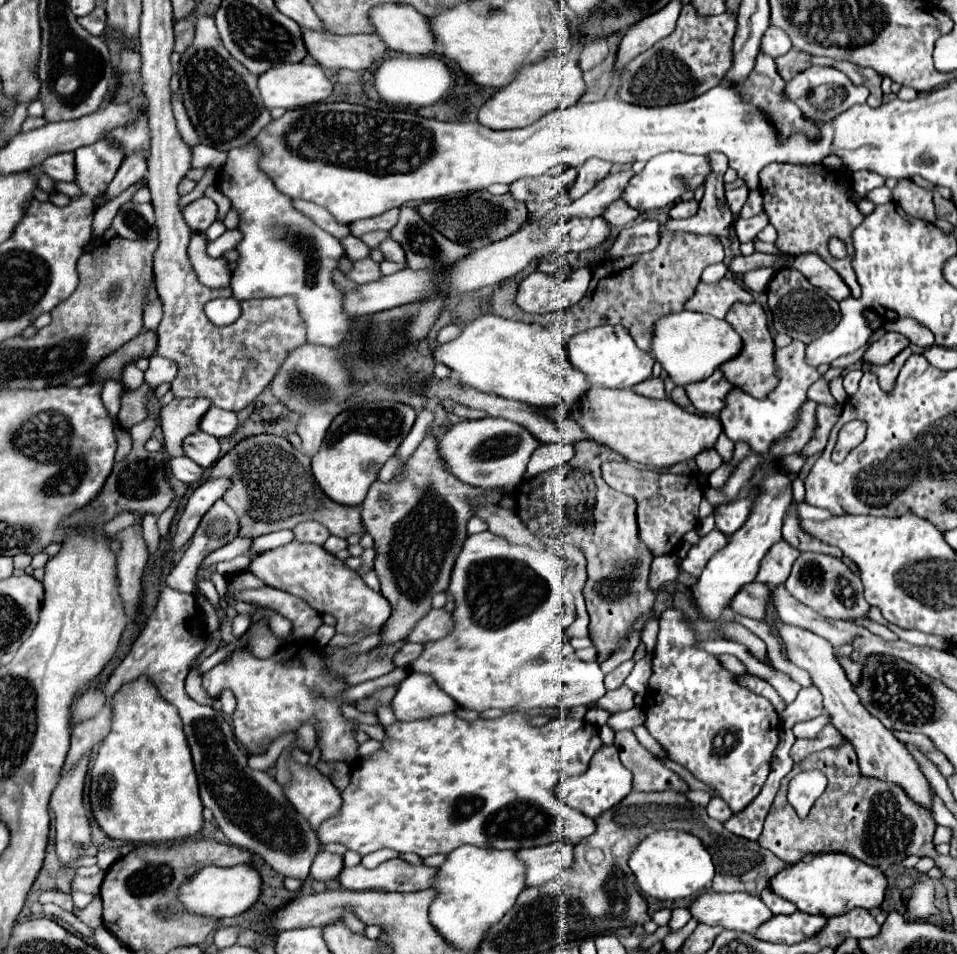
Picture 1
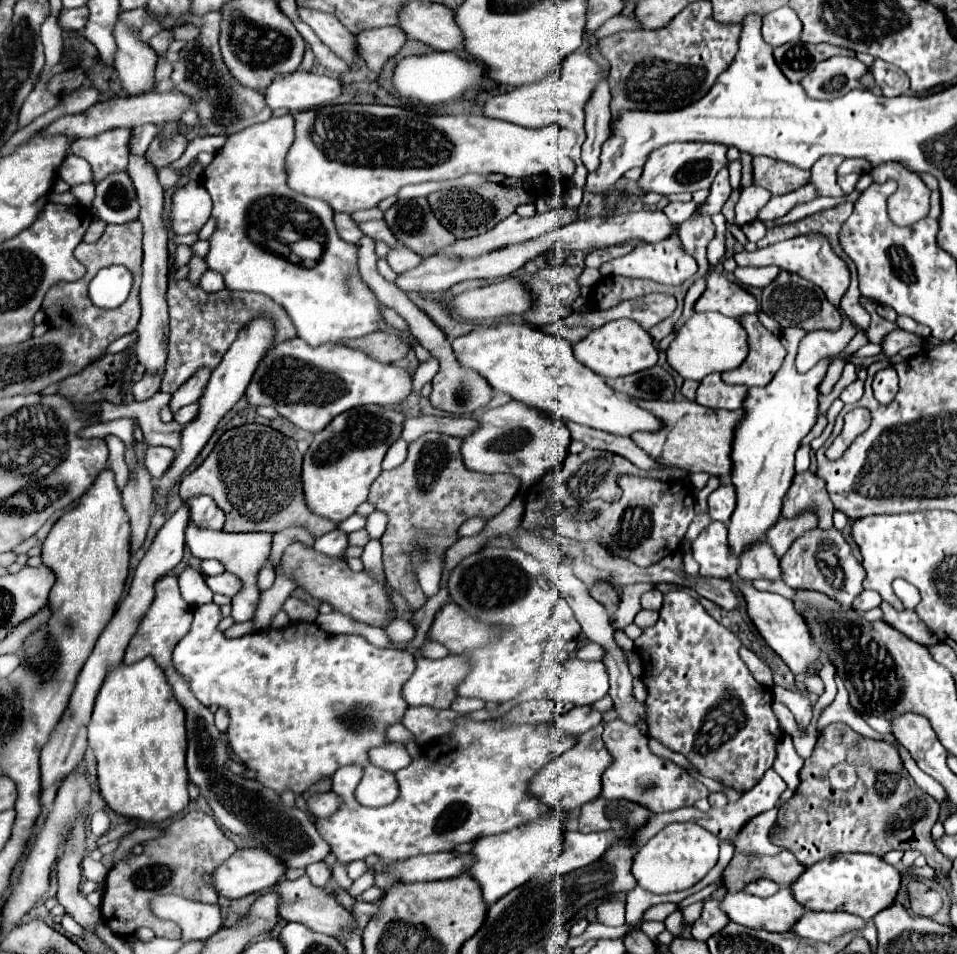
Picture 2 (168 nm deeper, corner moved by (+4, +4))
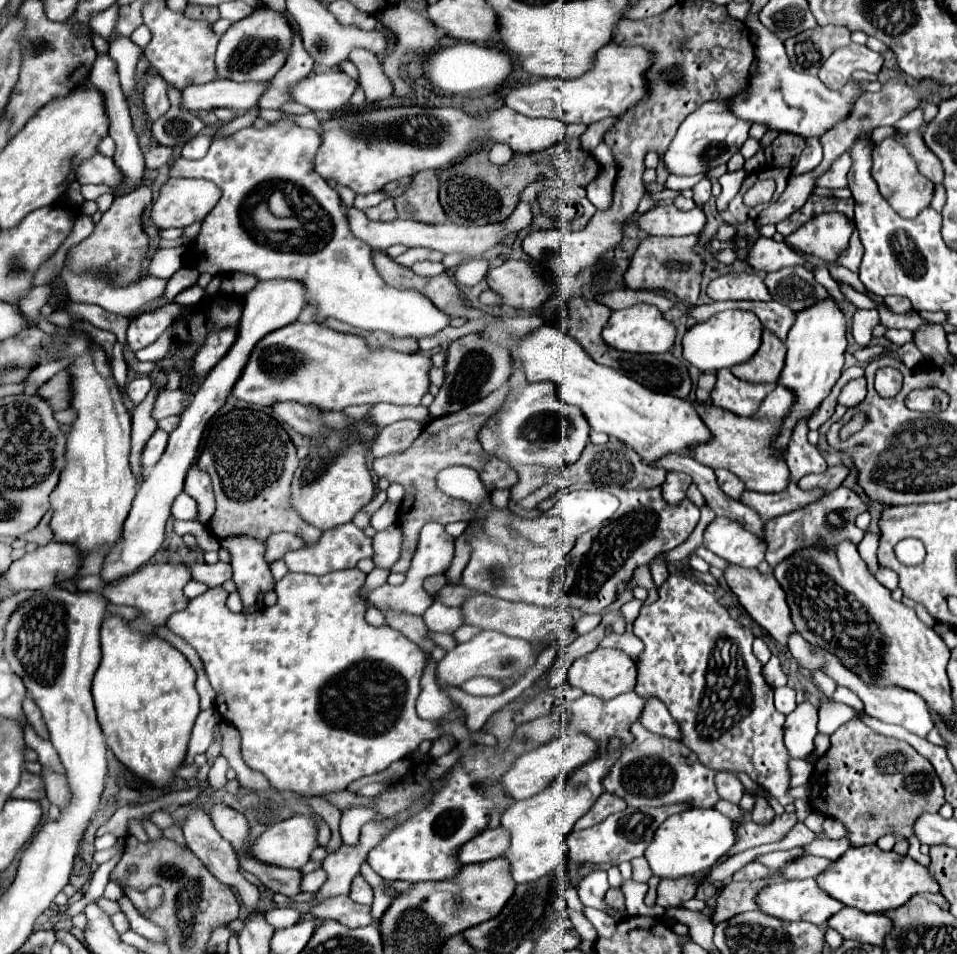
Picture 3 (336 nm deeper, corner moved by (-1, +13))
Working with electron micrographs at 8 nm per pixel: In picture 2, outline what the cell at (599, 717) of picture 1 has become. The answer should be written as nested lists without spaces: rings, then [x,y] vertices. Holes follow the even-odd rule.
[[[575,706],[573,710],[555,718],[555,726],[559,730],[567,732],[569,736],[583,734],[583,732],[595,728],[599,722],[601,722],[601,714],[597,710],[593,710],[591,706]]]

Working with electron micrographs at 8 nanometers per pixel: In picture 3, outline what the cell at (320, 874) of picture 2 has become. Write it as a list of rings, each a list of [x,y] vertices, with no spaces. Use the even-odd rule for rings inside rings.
[[[316,869],[316,871],[310,871],[308,875],[304,875],[302,879],[302,891],[318,891],[324,881],[328,879],[328,873],[322,871],[322,869]]]

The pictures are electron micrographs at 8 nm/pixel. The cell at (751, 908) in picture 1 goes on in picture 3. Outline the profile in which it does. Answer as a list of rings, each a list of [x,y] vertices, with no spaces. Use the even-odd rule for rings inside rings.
[[[802,879],[802,881],[780,881],[780,883],[770,883],[756,895],[756,905],[762,913],[782,919],[782,921],[808,921],[818,927],[824,927],[828,917],[840,911],[844,905],[830,895],[824,895],[824,891],[818,889],[814,879]]]

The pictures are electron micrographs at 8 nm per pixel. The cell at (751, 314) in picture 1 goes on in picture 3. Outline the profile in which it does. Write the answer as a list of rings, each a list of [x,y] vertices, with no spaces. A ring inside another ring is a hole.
[[[762,329],[762,345],[748,359],[748,363],[740,363],[732,367],[732,373],[750,383],[776,383],[776,375],[780,375],[780,367],[784,365],[786,345],[772,331]]]

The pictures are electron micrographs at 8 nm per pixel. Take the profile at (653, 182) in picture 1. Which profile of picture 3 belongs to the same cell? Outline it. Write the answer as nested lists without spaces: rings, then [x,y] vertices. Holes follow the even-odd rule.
[[[728,101],[704,103],[692,115],[688,115],[682,121],[682,125],[678,127],[672,143],[668,145],[666,153],[662,155],[664,167],[672,175],[686,175],[686,177],[698,175],[698,173],[708,175],[710,169],[728,163],[728,159],[734,153],[738,153],[738,149],[742,147],[742,143],[748,137],[748,129],[750,129],[750,123],[736,119],[728,111]]]

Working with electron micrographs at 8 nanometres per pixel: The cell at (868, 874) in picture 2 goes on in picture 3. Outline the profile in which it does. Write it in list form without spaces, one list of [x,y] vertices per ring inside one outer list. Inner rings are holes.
[[[878,845],[848,849],[816,877],[816,883],[836,901],[864,913],[882,913],[896,909],[916,893],[940,893],[940,885],[926,867],[916,863],[910,855],[898,855],[894,851],[886,853]]]

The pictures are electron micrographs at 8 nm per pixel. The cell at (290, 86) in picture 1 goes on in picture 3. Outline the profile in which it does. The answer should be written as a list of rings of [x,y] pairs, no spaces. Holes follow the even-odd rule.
[[[340,69],[310,73],[290,87],[290,97],[312,111],[334,113],[346,105],[356,89],[356,81]]]

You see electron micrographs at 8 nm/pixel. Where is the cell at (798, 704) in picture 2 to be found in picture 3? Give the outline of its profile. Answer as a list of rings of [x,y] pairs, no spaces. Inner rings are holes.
[[[802,701],[784,723],[784,745],[794,759],[802,759],[814,749],[814,737],[818,733],[818,707],[810,701]]]

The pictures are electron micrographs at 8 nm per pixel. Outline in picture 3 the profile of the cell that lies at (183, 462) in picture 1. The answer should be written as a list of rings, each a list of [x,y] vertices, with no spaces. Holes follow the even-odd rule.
[[[158,429],[156,435],[152,435],[148,447],[144,447],[144,459],[142,459],[142,463],[144,463],[146,469],[150,469],[150,467],[156,465],[156,461],[166,451],[166,445],[168,445],[168,433],[162,431],[162,429]]]

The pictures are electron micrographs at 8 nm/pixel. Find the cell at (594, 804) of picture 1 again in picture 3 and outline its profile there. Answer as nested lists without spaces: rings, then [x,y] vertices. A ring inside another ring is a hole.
[[[582,731],[580,733],[566,733],[566,735],[562,735],[550,743],[540,745],[534,751],[524,753],[520,759],[516,759],[514,767],[504,775],[502,783],[504,783],[504,787],[512,799],[516,799],[516,801],[528,799],[528,797],[544,791],[544,789],[548,789],[556,779],[560,779],[564,775],[572,775],[576,769],[580,769],[582,765],[592,761],[598,755],[596,745],[598,743]]]

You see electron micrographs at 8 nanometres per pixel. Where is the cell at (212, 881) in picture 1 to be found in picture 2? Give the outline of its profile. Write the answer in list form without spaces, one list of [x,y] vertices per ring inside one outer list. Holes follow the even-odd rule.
[[[253,846],[253,848],[243,848],[243,850],[235,850],[231,858],[227,858],[213,874],[213,886],[221,896],[227,896],[231,900],[235,898],[243,898],[247,894],[255,894],[255,892],[263,892],[269,890],[271,886],[275,886],[281,878],[285,876],[285,866],[277,856],[271,856],[265,848]]]

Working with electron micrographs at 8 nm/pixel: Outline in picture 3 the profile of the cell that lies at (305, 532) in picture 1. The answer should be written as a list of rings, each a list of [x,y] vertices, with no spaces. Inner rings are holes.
[[[276,533],[276,535],[270,535],[266,539],[266,561],[272,563],[276,559],[282,559],[288,551],[294,551],[294,549],[300,549],[304,545],[304,539],[294,535],[294,533]]]

